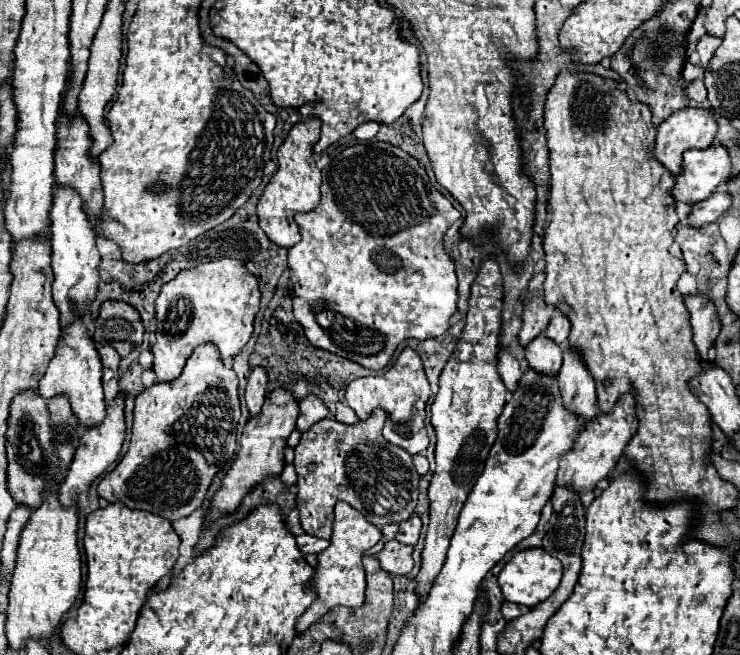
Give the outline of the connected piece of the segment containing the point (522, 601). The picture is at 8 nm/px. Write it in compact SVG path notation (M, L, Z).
M543 549L517 551L499 573L499 587L501 587L501 593L505 597L505 601L501 605L501 613L503 613L505 621L513 621L513 619L521 617L523 613L527 613L529 611L527 607L533 607L533 605L545 601L557 589L559 581L561 581L561 561L559 559L551 557Z

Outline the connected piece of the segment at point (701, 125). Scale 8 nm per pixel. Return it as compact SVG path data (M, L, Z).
M685 107L675 111L673 115L669 115L659 127L657 127L657 143L653 147L653 155L673 173L677 175L681 171L681 163L683 163L683 151L687 149L707 149L715 135L717 135L717 119L713 117L713 113L705 107Z

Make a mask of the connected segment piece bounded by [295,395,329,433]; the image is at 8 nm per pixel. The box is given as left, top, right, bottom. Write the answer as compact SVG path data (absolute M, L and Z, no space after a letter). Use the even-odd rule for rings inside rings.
M309 395L309 397L305 397L301 403L299 403L299 417L297 417L297 423L295 423L295 427L297 427L297 431L307 431L313 423L317 423L319 419L325 419L329 415L329 411L327 411L327 407L323 405L323 401L321 399L317 399L317 397L313 397L313 395Z

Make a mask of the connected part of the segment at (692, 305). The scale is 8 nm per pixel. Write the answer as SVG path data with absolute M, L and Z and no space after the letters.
M693 295L685 299L685 307L689 311L689 323L693 329L693 343L697 353L703 361L707 361L707 351L715 343L721 329L715 305L703 295Z

